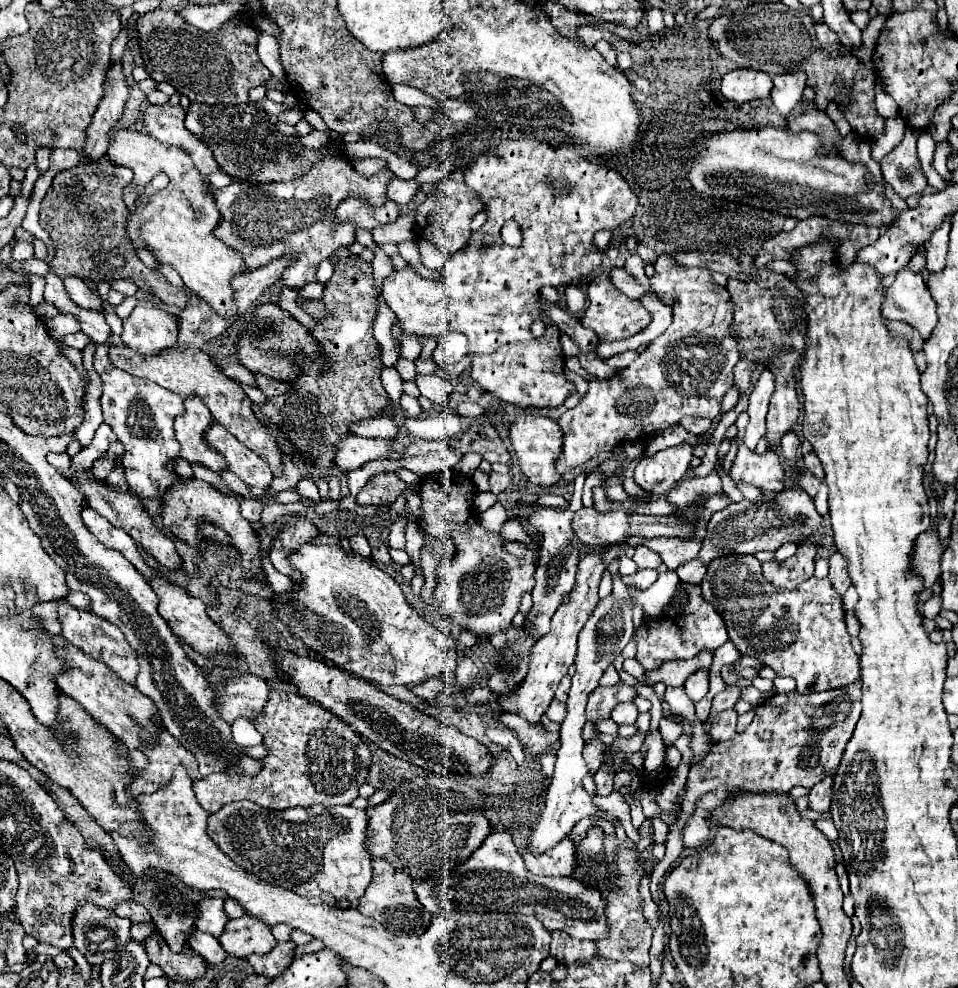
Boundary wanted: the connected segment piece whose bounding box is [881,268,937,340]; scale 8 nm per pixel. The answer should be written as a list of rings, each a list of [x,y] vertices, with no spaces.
[[[909,268],[901,270],[895,282],[887,288],[881,310],[889,320],[911,324],[915,330],[919,330],[923,340],[927,340],[937,326],[935,304],[923,284],[923,276],[911,272]]]

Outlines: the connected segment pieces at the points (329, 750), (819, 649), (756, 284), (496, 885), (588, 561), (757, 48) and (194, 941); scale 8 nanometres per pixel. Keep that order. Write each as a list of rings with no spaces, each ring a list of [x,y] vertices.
[[[271,690],[263,712],[253,718],[253,724],[261,730],[263,742],[269,746],[269,754],[263,758],[265,768],[257,778],[209,774],[193,782],[197,802],[209,814],[235,800],[251,800],[271,810],[287,810],[313,804],[347,806],[359,796],[361,780],[365,782],[369,770],[371,752],[333,712],[295,692]]]
[[[751,554],[721,556],[707,564],[707,574],[701,582],[703,596],[723,616],[729,640],[741,656],[753,656],[761,664],[775,670],[777,676],[791,676],[797,682],[799,694],[825,692],[829,688],[845,688],[859,680],[859,656],[851,648],[851,636],[845,628],[845,612],[841,596],[831,586],[829,578],[809,578],[791,592],[779,592],[761,574],[761,562]]]
[[[739,256],[741,266],[745,272],[753,272],[757,280],[751,280],[749,284],[741,284],[737,280],[729,280],[725,286],[731,292],[731,300],[735,306],[733,316],[733,336],[739,342],[739,352],[743,352],[743,360],[735,364],[735,384],[739,386],[739,392],[751,386],[751,364],[755,358],[761,358],[763,364],[767,364],[769,356],[775,354],[773,346],[793,346],[799,354],[805,352],[805,312],[803,304],[799,302],[799,292],[793,288],[793,282],[785,274],[773,274],[767,268],[753,268],[753,260],[749,256]]]
[[[493,832],[485,838],[481,848],[477,848],[465,864],[453,864],[451,868],[437,868],[433,872],[425,872],[425,876],[413,880],[417,900],[423,904],[423,908],[431,916],[443,916],[451,918],[453,914],[469,914],[469,912],[519,912],[519,914],[533,914],[547,930],[563,930],[573,938],[581,940],[603,940],[609,936],[609,924],[605,916],[605,904],[601,898],[599,888],[587,886],[581,880],[545,880],[541,876],[531,874],[521,854],[517,852],[517,846],[513,844],[513,838],[509,832]]]
[[[599,544],[599,546],[595,546],[593,552],[585,552],[581,556],[579,570],[577,570],[577,576],[575,576],[577,580],[575,580],[573,590],[569,592],[569,602],[561,604],[557,608],[555,616],[551,618],[551,632],[533,646],[529,672],[527,672],[527,678],[523,680],[523,684],[517,688],[515,694],[503,696],[499,700],[499,706],[503,710],[513,712],[513,706],[521,706],[521,716],[523,718],[529,718],[529,722],[539,722],[539,718],[549,708],[561,678],[567,674],[567,668],[575,660],[577,634],[581,632],[581,624],[585,624],[585,620],[589,618],[589,612],[593,612],[593,608],[597,606],[597,600],[599,600],[597,590],[599,590],[599,582],[601,582],[603,572],[605,572],[605,564],[603,564],[603,550],[605,548],[607,548],[605,544]]]
[[[755,2],[735,12],[723,12],[711,22],[707,38],[719,56],[741,68],[763,70],[771,76],[779,72],[805,72],[807,86],[815,90],[815,106],[821,112],[827,110],[829,102],[841,104],[841,88],[847,88],[851,94],[844,113],[846,120],[850,124],[855,116],[865,116],[865,120],[853,120],[853,132],[861,137],[870,137],[885,130],[885,118],[879,116],[875,106],[875,72],[855,56],[847,54],[841,44],[821,46],[809,14],[787,8],[783,2]]]
[[[195,930],[189,938],[189,948],[195,950],[207,964],[223,964],[227,958],[227,952],[221,948],[219,940],[213,940],[213,936],[205,936],[205,932]]]

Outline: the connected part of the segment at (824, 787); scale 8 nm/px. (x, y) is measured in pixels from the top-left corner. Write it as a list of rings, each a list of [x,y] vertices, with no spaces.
[[[825,778],[823,782],[815,784],[809,794],[809,808],[815,812],[827,812],[831,804],[831,782],[833,778]]]

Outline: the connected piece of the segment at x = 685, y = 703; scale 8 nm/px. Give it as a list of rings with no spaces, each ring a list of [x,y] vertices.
[[[667,688],[665,692],[665,700],[669,704],[669,710],[671,712],[683,712],[685,720],[691,724],[691,718],[695,718],[695,708],[693,708],[693,702],[689,700],[689,696],[685,694],[683,688]]]

